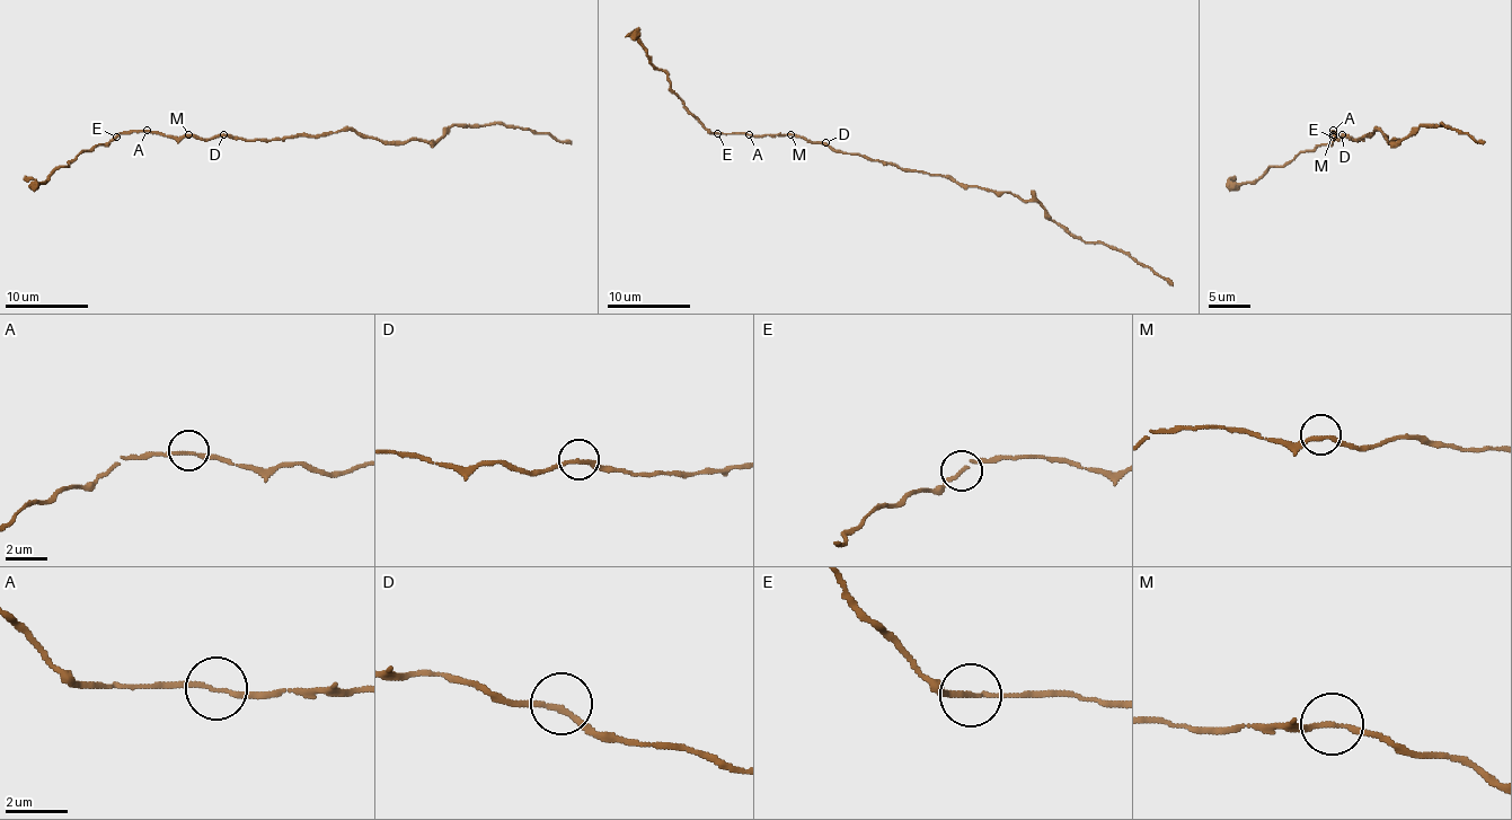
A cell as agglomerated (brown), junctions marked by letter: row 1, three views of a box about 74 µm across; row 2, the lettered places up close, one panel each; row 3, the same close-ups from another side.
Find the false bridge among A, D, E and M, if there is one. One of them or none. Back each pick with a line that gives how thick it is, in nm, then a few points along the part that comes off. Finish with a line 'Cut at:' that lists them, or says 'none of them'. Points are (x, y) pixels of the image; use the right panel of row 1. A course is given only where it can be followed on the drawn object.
E: calibre 150 nm; course (1333, 137), (1327, 144), (1298, 152), (1283, 165), (1271, 165), (1247, 182), (1237, 184), (1234, 179), (1235, 176)
Cut at: E

